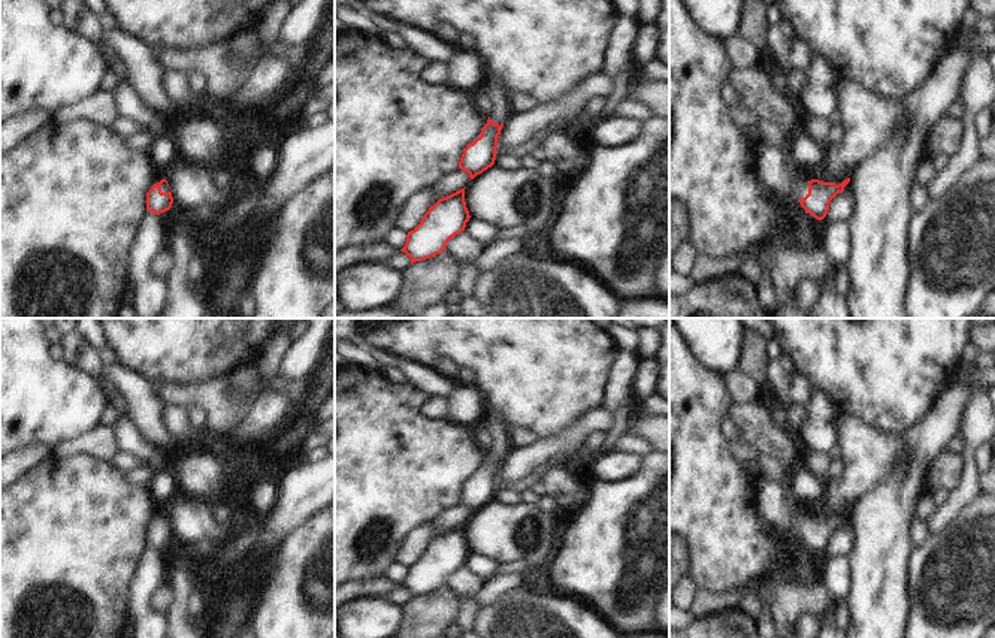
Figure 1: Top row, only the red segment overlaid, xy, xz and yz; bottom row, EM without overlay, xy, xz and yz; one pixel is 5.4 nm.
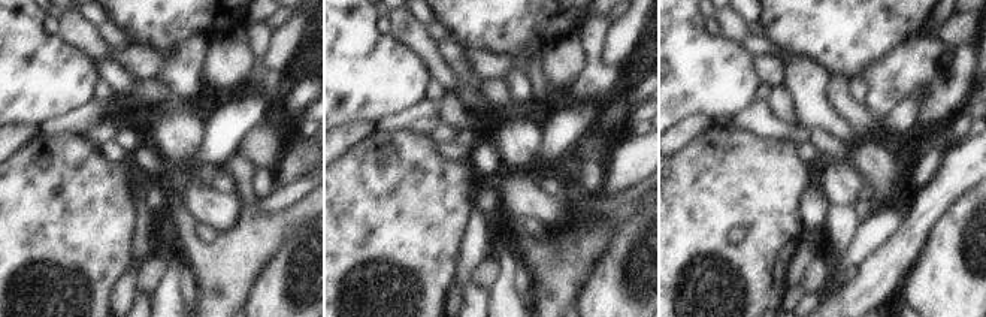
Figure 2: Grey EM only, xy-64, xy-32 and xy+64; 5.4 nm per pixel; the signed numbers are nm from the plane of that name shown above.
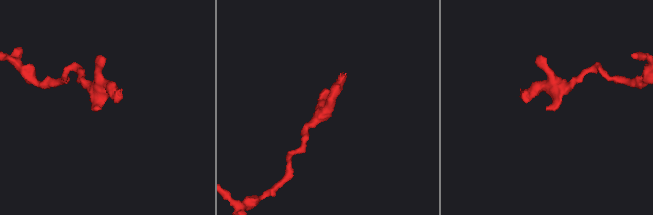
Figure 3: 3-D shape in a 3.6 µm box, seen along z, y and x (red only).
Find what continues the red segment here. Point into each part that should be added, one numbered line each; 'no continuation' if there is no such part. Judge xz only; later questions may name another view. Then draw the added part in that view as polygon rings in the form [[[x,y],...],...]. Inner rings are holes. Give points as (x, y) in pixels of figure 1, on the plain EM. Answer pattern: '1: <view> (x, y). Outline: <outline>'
1: xz (501, 444). Outline: [[[498,414],[489,415],[483,418],[481,427],[489,430],[493,438],[489,448],[490,454],[499,460],[505,457],[512,448],[505,420]]]

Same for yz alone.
1: yz (782, 513). Outline: [[[757,480],[757,510],[762,518],[781,536],[798,536],[808,529],[808,515],[780,480]]]

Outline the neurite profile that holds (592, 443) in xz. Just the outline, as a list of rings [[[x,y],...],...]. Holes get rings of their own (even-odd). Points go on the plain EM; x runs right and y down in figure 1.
[[[593,430],[590,432],[583,442],[583,447],[592,453],[598,453],[602,441],[605,439],[607,432]]]

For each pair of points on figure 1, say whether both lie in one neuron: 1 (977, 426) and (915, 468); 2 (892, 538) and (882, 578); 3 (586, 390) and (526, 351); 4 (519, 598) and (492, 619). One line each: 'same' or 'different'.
1: different
2: same
3: same
4: same

